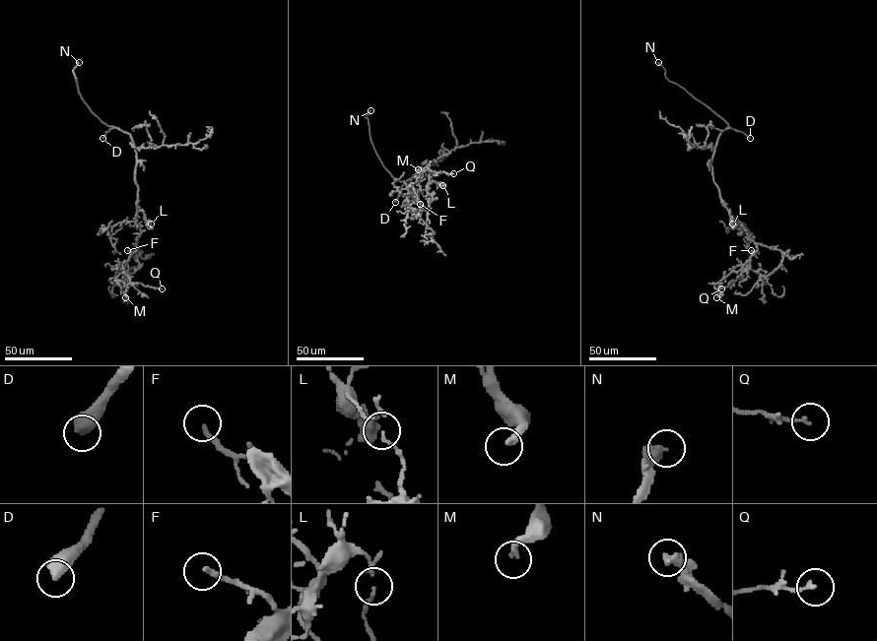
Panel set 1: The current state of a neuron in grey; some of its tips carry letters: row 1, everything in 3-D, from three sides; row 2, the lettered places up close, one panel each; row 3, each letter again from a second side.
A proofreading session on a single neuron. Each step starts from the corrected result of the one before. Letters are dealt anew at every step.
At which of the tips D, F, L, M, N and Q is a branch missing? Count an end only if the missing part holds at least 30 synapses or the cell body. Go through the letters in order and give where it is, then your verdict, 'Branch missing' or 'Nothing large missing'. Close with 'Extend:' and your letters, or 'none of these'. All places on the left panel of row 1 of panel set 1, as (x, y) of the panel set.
D: Place: (102, 138). Branch missing
F: Place: (127, 250). Branch missing
L: Place: (151, 224). Nothing large missing
M: Place: (125, 297). Nothing large missing
N: Place: (79, 62). Branch missing
Q: Place: (162, 288). Nothing large missing
Extend: D, F, N

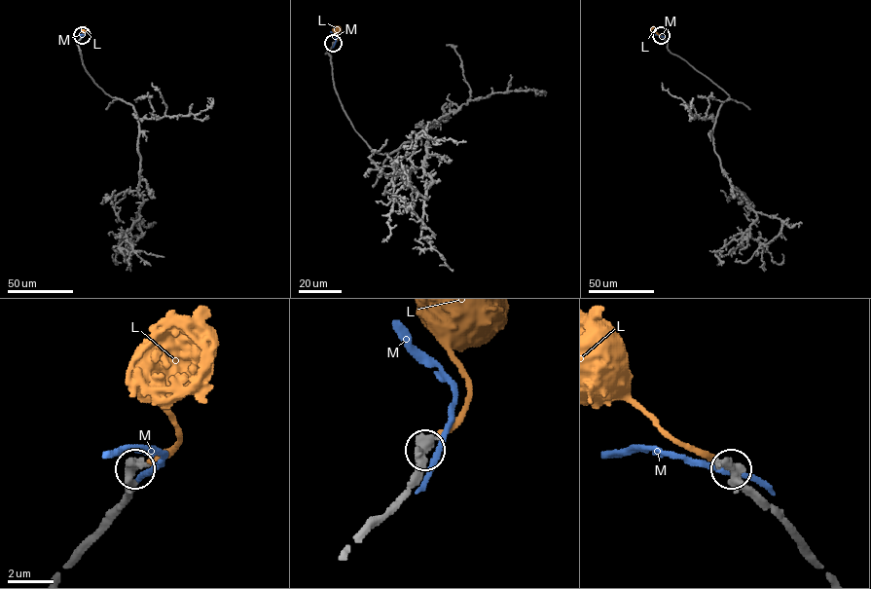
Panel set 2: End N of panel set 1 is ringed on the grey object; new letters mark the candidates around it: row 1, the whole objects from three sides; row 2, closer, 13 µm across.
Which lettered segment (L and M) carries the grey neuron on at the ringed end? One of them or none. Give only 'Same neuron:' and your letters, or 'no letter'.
Same neuron: no letter

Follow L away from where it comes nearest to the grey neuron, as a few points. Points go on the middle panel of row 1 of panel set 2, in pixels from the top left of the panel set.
L: (335, 42), (337, 29)

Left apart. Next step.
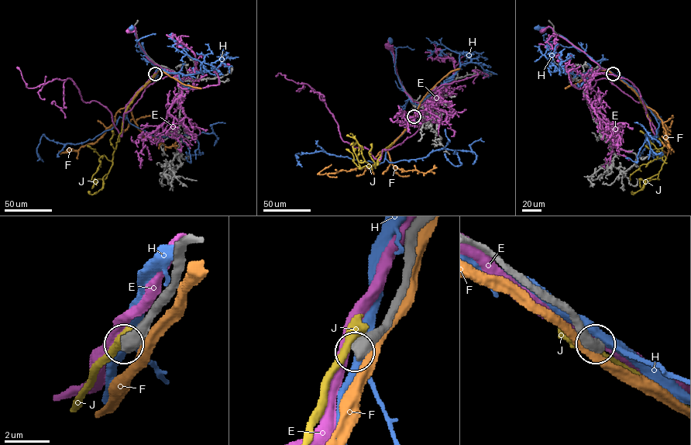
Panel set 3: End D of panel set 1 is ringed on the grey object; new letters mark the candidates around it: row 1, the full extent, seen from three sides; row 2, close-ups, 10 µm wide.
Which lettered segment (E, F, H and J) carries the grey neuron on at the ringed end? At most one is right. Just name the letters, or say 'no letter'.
no letter

